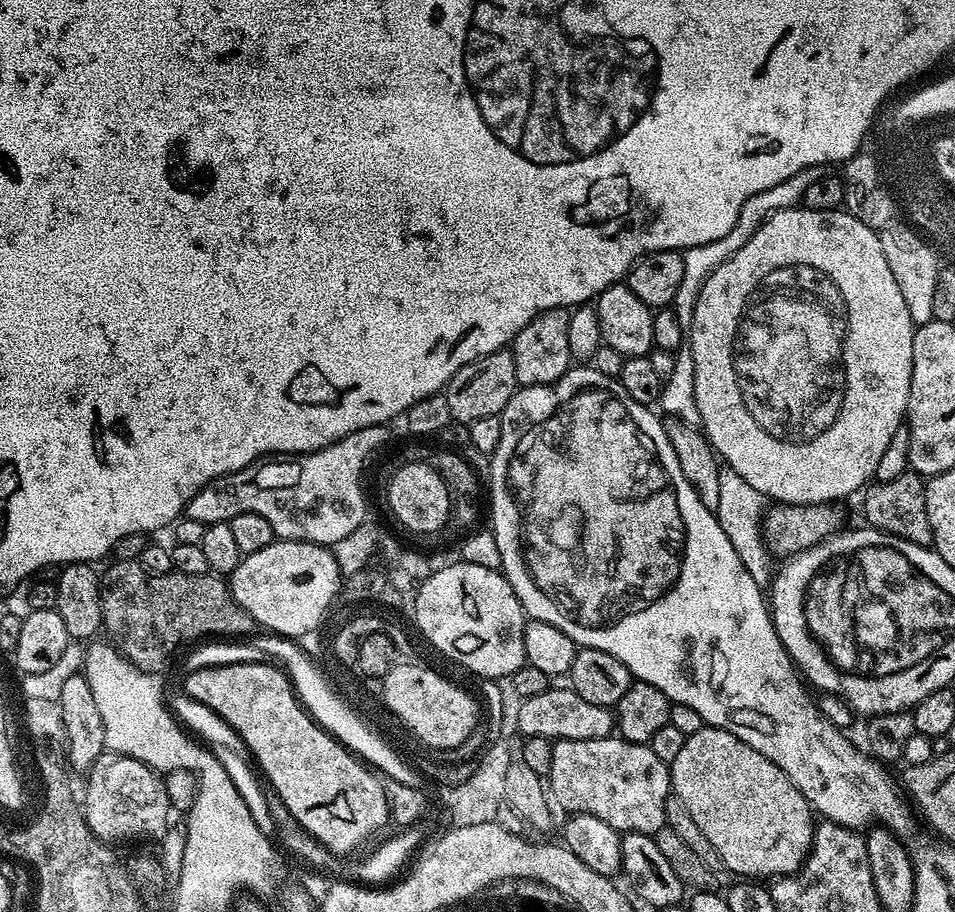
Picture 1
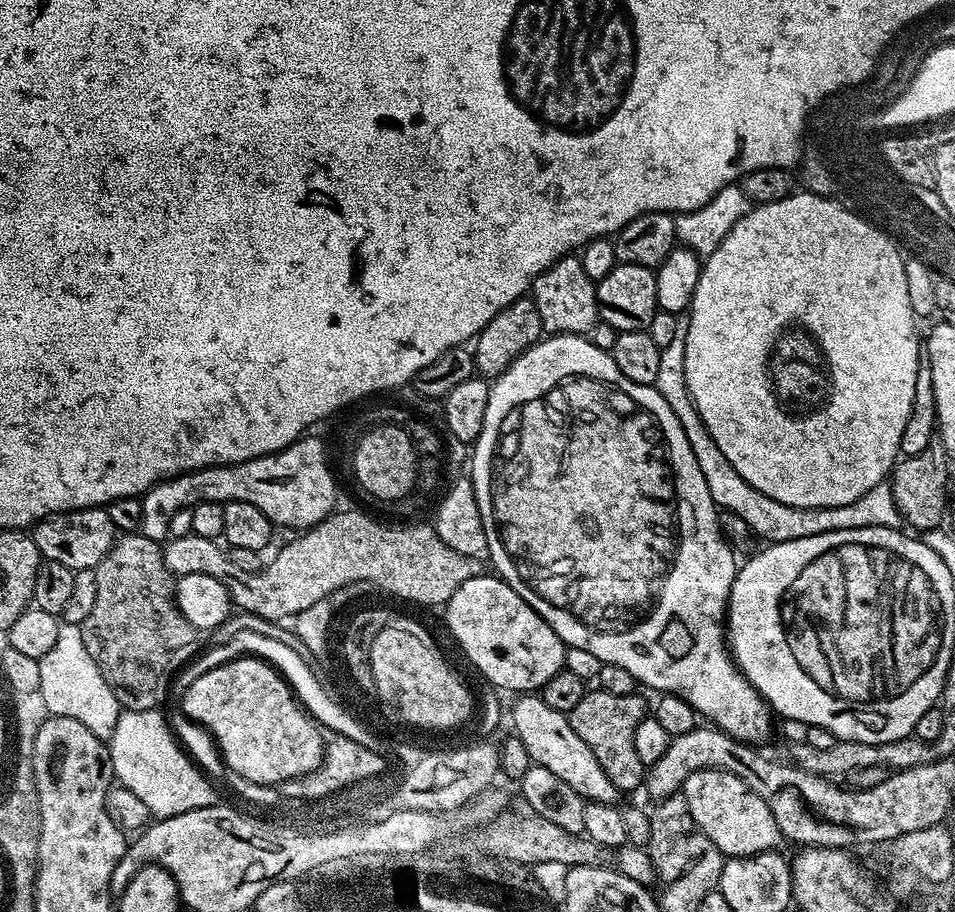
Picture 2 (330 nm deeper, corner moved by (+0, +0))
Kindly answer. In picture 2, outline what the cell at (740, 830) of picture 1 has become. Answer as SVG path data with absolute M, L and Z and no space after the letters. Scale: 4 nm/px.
M709 768L698 770L686 778L682 795L700 832L706 834L725 857L757 856L759 852L773 851L776 843L781 843L780 831L766 802L734 774Z

